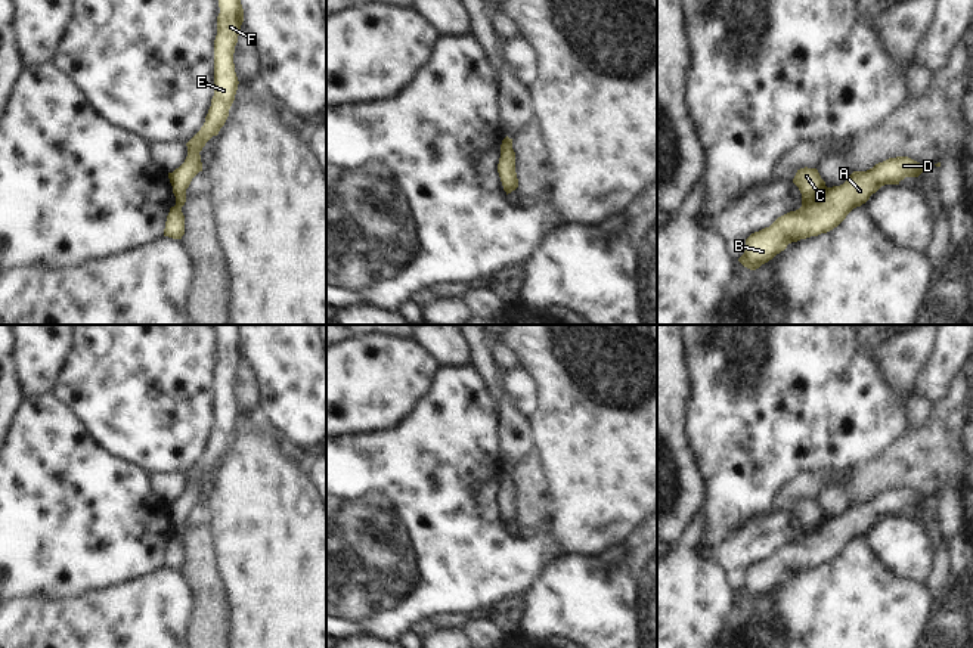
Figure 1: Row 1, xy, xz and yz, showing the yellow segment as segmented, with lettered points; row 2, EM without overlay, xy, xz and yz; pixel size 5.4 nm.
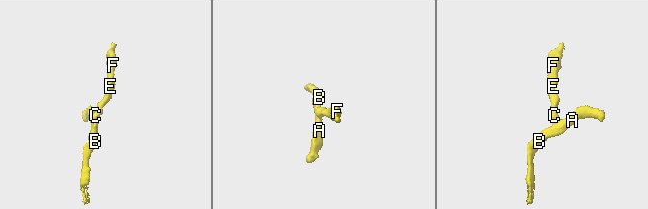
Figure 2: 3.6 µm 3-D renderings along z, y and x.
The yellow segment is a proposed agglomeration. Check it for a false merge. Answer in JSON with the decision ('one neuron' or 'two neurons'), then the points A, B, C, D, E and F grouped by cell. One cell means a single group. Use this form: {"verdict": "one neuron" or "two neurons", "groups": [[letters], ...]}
{"verdict": "two neurons", "groups": [["A", "B", "D"], ["C", "E", "F"]]}

